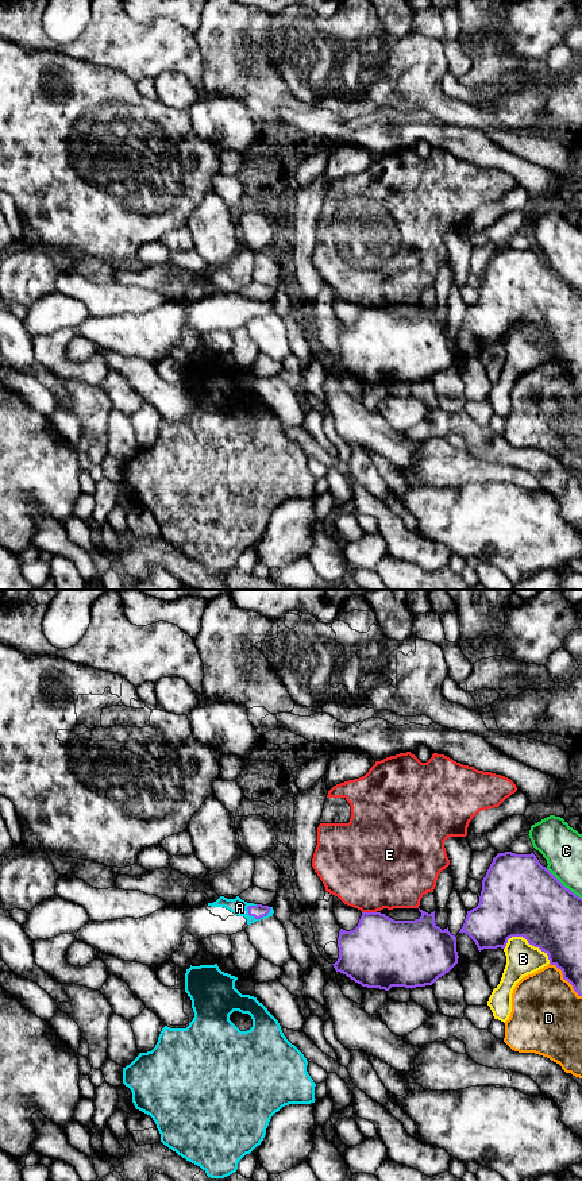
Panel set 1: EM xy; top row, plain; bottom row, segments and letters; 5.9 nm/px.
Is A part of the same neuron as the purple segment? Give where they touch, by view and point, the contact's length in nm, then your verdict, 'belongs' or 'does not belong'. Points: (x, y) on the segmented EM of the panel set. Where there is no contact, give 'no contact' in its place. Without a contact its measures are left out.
xy (257, 918) | 160 nm | does not belong

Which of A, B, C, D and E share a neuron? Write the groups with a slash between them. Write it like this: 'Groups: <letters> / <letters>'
Groups: A / B / C / D / E

